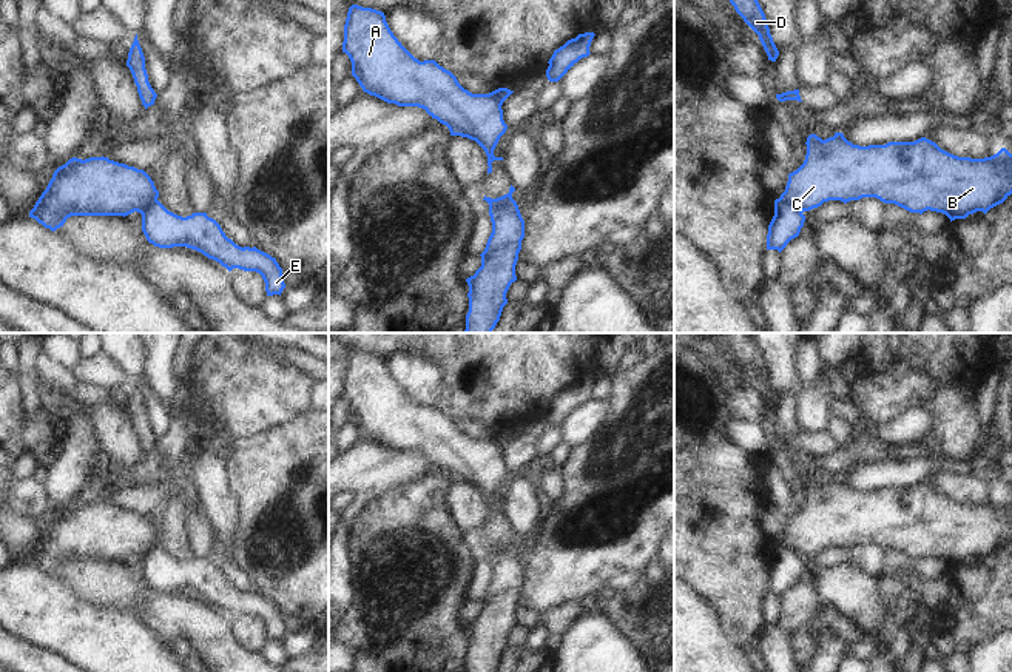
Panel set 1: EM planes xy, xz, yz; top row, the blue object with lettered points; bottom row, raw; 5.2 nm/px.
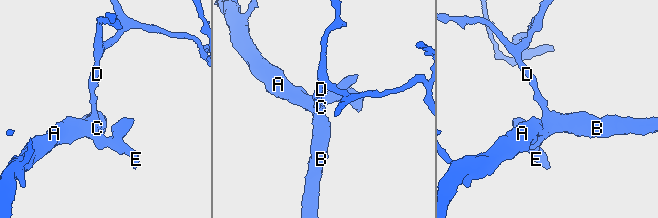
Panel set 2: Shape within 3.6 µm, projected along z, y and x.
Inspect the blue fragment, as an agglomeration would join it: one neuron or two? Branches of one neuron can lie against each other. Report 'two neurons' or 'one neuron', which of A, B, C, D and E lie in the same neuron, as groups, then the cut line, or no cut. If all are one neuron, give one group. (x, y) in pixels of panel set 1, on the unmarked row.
two neurons; A B C D / E; cut in yz along (781, 541), (801, 560)

